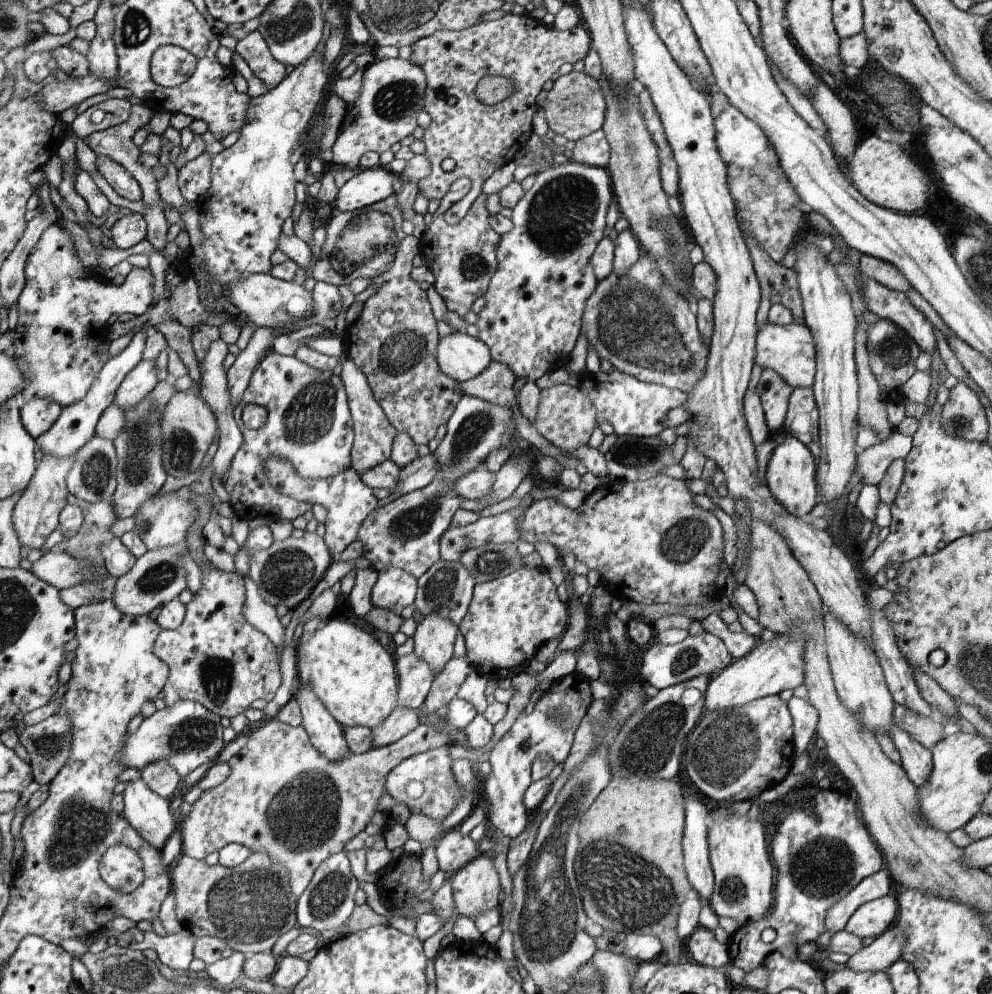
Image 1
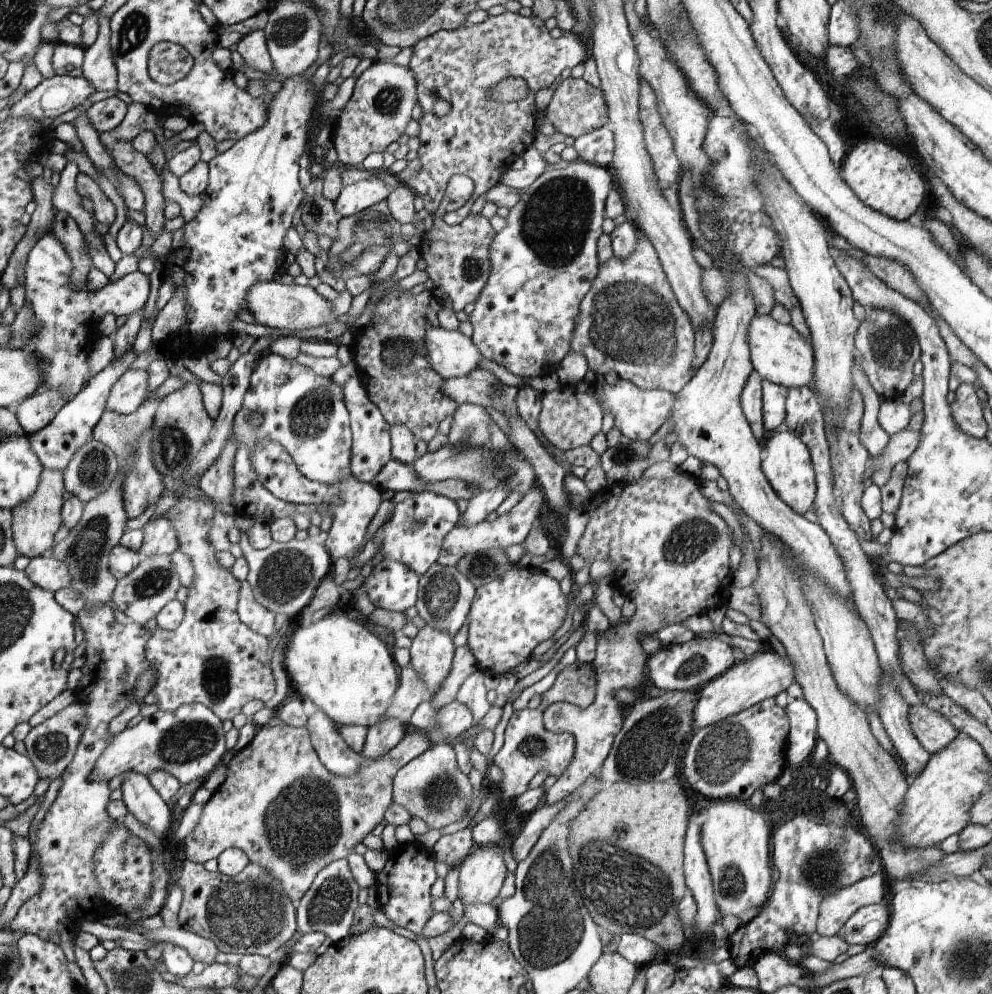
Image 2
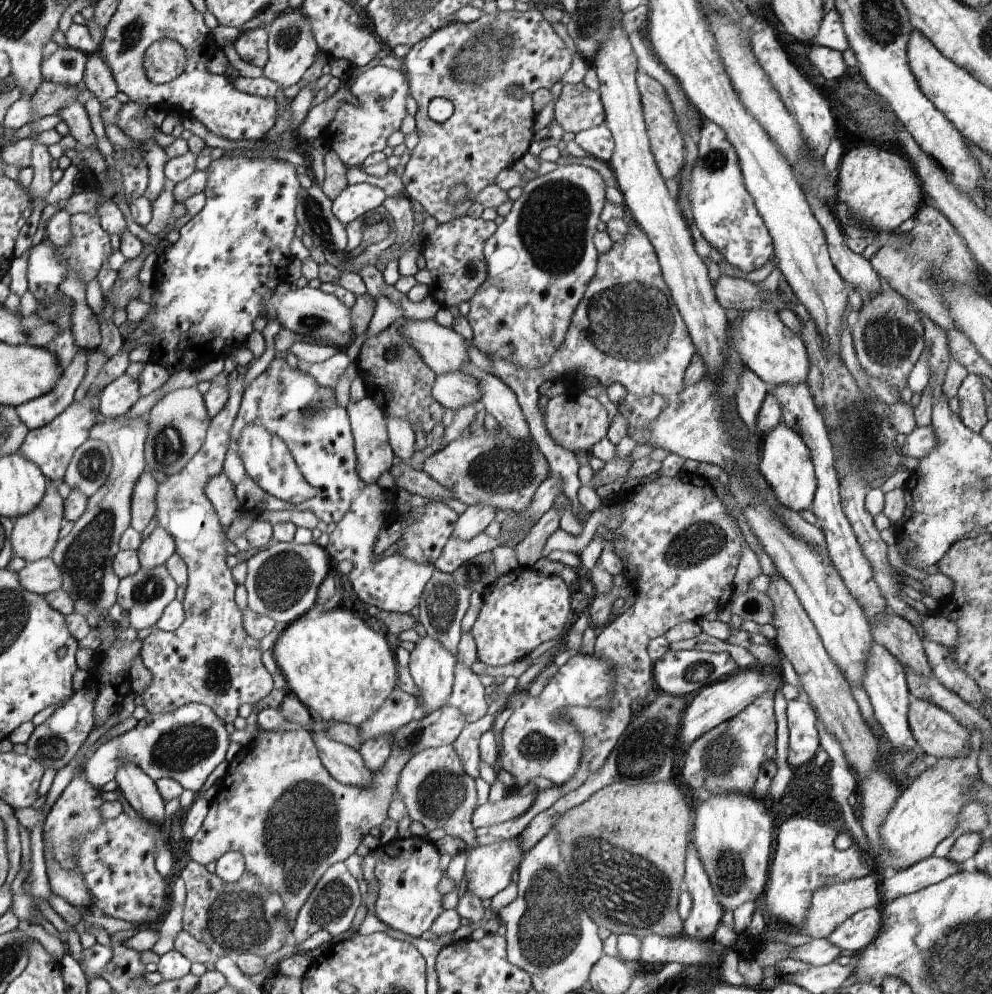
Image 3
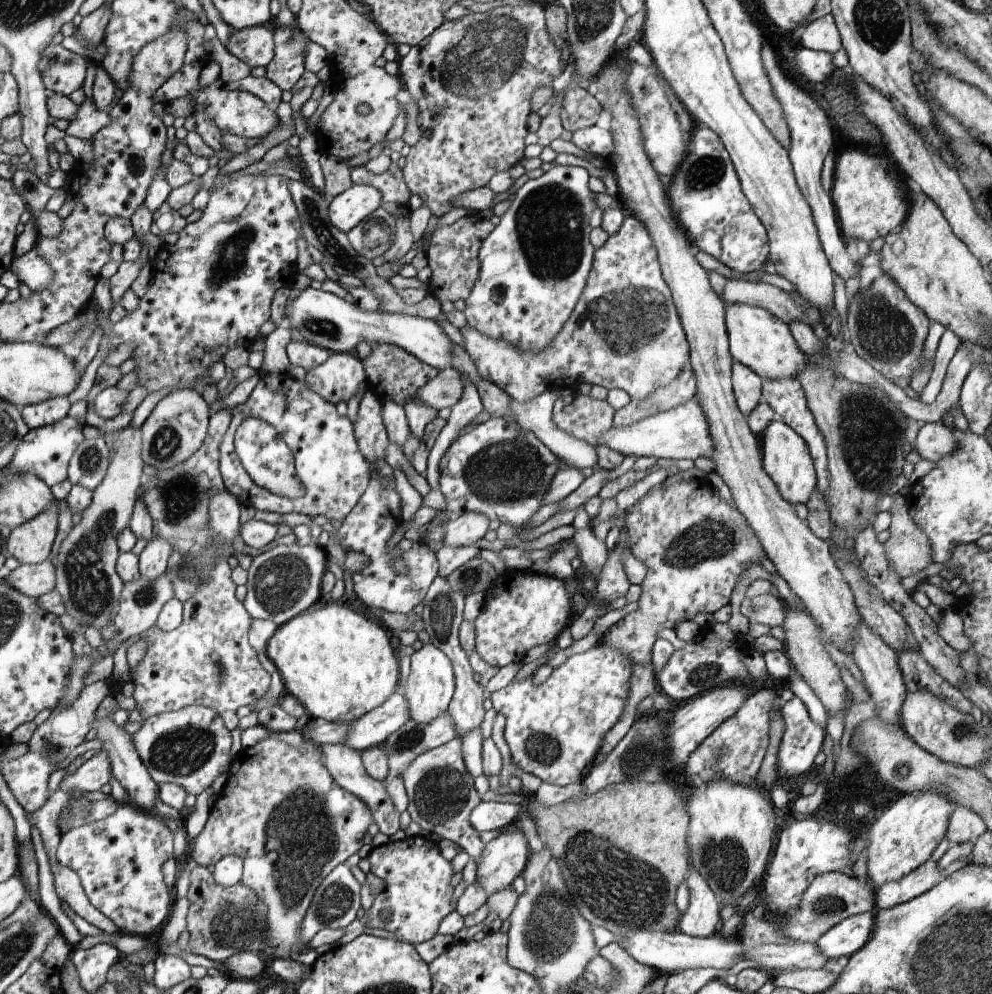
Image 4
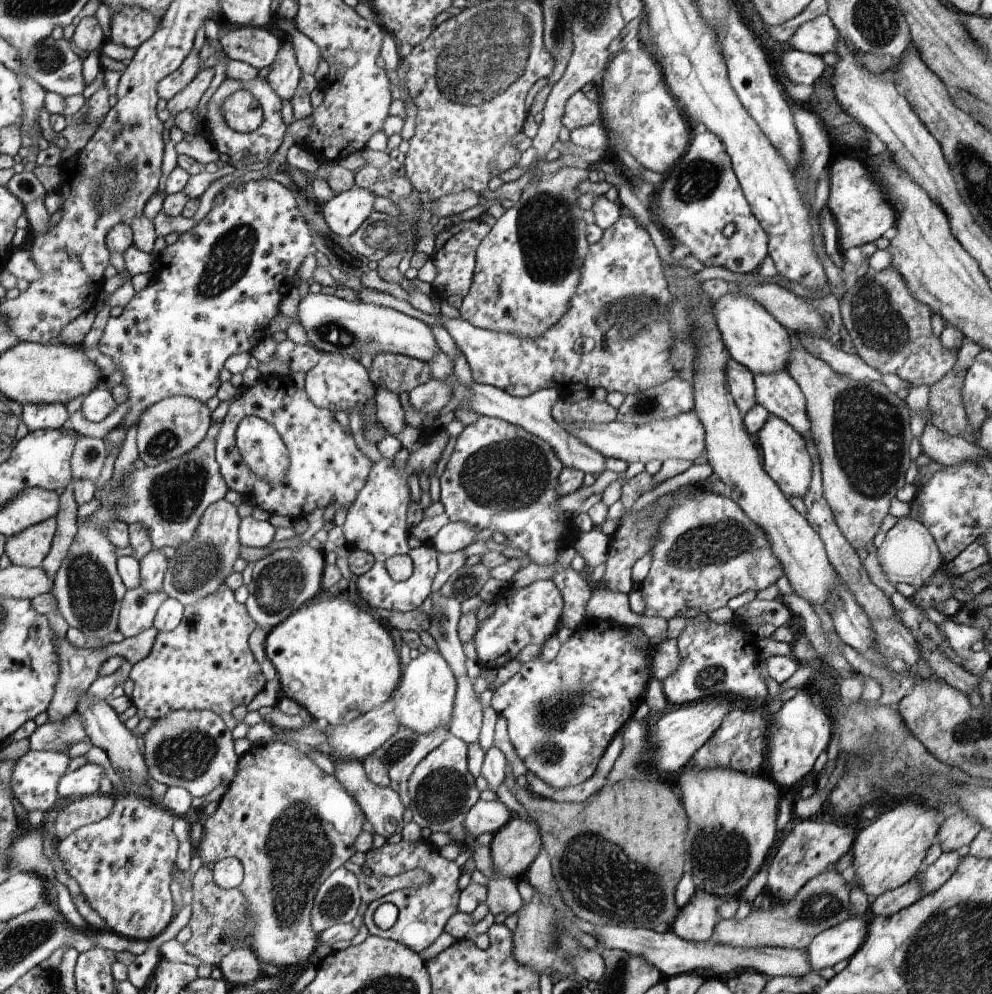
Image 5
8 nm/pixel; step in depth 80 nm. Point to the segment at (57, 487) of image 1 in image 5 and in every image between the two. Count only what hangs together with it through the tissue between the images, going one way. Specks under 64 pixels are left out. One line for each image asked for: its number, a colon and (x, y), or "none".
2: (35, 521)
3: (33, 536)
4: (30, 543)
5: (28, 548)

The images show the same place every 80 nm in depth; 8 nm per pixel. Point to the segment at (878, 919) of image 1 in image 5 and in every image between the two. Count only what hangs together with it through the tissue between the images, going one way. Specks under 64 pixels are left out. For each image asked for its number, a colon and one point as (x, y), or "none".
2: (867, 924)
3: (857, 932)
4: (845, 939)
5: (840, 942)

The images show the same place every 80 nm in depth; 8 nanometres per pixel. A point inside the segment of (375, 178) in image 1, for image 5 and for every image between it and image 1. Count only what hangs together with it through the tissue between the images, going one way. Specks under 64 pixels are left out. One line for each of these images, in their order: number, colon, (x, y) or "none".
2: (356, 197)
3: (355, 200)
4: (346, 211)
5: (345, 213)

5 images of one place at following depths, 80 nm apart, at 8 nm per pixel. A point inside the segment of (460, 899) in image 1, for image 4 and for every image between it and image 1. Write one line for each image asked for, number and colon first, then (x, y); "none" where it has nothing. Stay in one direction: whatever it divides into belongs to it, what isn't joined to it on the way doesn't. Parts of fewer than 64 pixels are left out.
2: (481, 874)
3: (488, 869)
4: (504, 858)

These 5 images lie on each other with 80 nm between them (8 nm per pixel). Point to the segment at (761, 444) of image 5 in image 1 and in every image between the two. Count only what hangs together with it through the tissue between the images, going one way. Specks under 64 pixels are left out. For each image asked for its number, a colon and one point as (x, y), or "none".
1: (790, 475)
2: (787, 464)
3: (786, 464)
4: (786, 459)

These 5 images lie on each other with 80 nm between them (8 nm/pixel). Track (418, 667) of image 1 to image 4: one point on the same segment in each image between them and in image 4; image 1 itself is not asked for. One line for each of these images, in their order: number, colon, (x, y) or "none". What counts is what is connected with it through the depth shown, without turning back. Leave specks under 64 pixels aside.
2: (412, 690)
3: (397, 711)
4: (375, 728)

